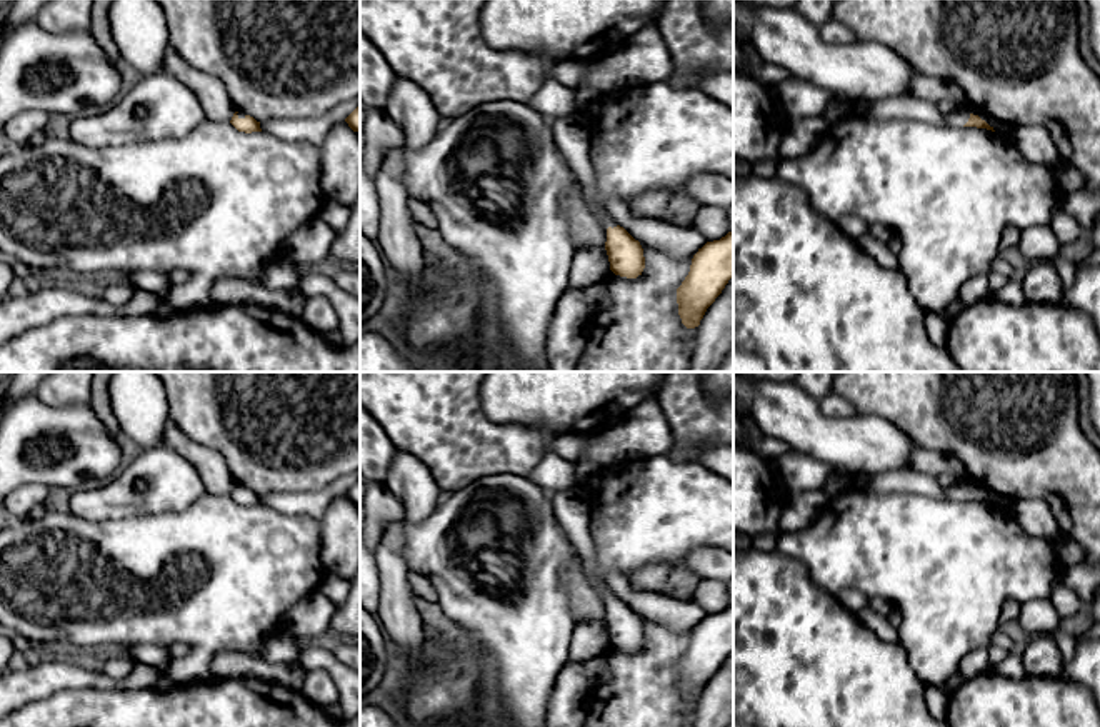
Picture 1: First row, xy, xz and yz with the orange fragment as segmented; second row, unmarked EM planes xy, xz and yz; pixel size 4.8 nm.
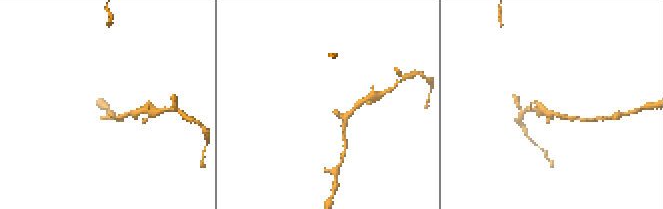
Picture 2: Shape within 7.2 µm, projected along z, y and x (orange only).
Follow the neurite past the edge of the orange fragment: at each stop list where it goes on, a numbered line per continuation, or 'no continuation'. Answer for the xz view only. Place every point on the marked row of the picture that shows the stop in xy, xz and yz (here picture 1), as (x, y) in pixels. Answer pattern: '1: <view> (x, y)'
1: xz (570, 132)

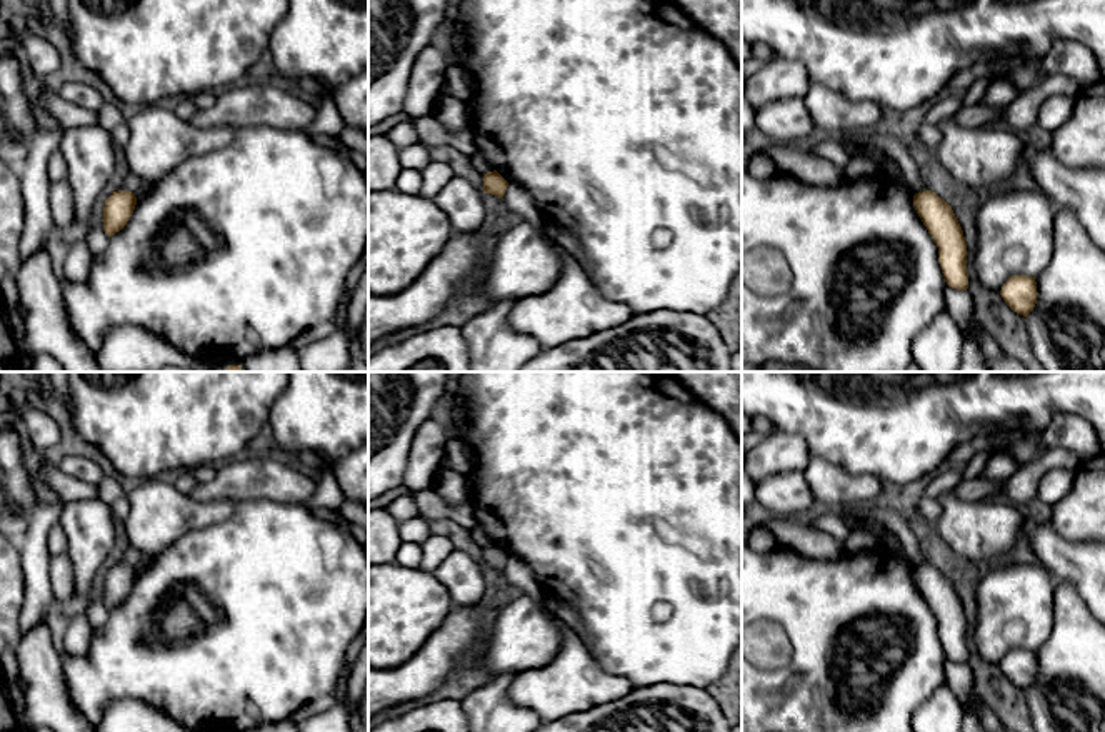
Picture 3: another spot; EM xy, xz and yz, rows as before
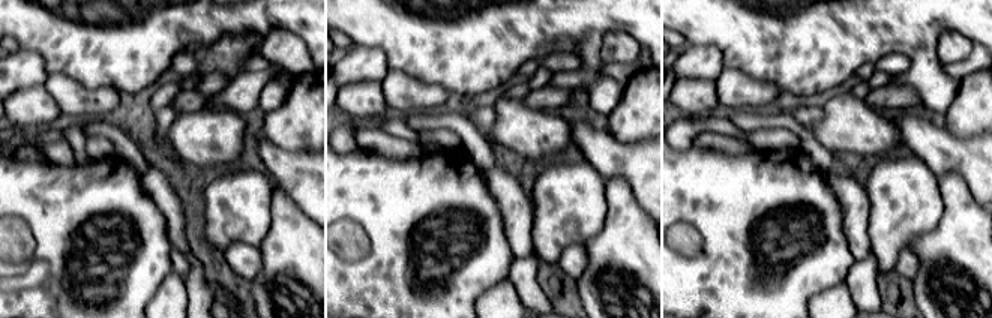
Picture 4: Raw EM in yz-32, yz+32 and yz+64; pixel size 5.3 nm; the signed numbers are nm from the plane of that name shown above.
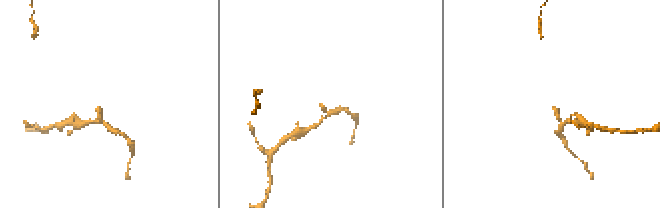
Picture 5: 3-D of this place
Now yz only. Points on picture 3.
no continuation

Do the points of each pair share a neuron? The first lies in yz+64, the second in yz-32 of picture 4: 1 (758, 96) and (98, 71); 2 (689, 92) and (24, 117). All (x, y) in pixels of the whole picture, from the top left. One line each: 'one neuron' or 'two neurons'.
1: two neurons
2: one neuron

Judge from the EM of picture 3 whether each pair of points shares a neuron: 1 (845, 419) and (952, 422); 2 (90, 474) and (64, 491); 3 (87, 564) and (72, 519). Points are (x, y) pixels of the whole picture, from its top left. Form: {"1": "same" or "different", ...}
{"1": "same", "2": "different", "3": "same"}

